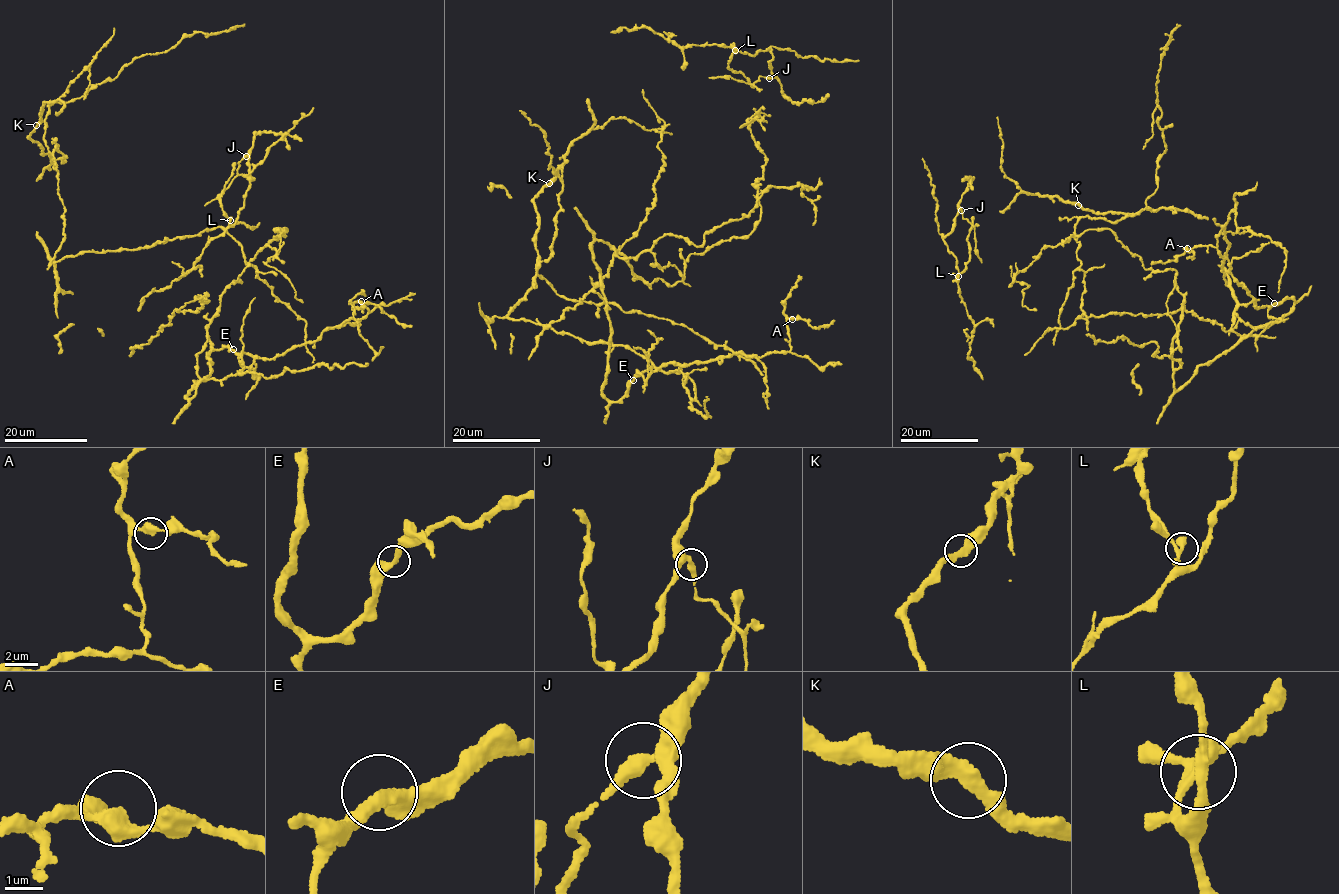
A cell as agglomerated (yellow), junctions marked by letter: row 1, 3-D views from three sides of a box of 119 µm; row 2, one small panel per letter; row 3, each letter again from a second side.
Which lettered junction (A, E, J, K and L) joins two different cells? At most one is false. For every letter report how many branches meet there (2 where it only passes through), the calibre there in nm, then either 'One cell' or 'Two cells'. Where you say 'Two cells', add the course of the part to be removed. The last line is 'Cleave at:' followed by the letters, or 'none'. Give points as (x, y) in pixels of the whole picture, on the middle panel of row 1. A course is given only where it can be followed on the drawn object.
A: Branches: 2. Thickness 360 nm. One cell
E: Branches: 2. Thickness 380 nm. One cell
J: Branches: 2. Thickness 360 nm. Two cells. Course of the part to remove: (769, 78), (761, 76), (752, 84), (724, 76), (709, 78)
K: Branches: 2. Thickness 360 nm. One cell
L: Branches: 2. Thickness 320 nm. One cell
Cleave at: J

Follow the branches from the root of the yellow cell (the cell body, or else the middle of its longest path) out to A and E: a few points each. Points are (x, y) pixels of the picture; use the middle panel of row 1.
A: (697, 365), (734, 354), (761, 356), (786, 352), (791, 347), (787, 321), (792, 319)
E: (697, 365), (662, 364), (657, 369), (642, 371), (633, 380)

